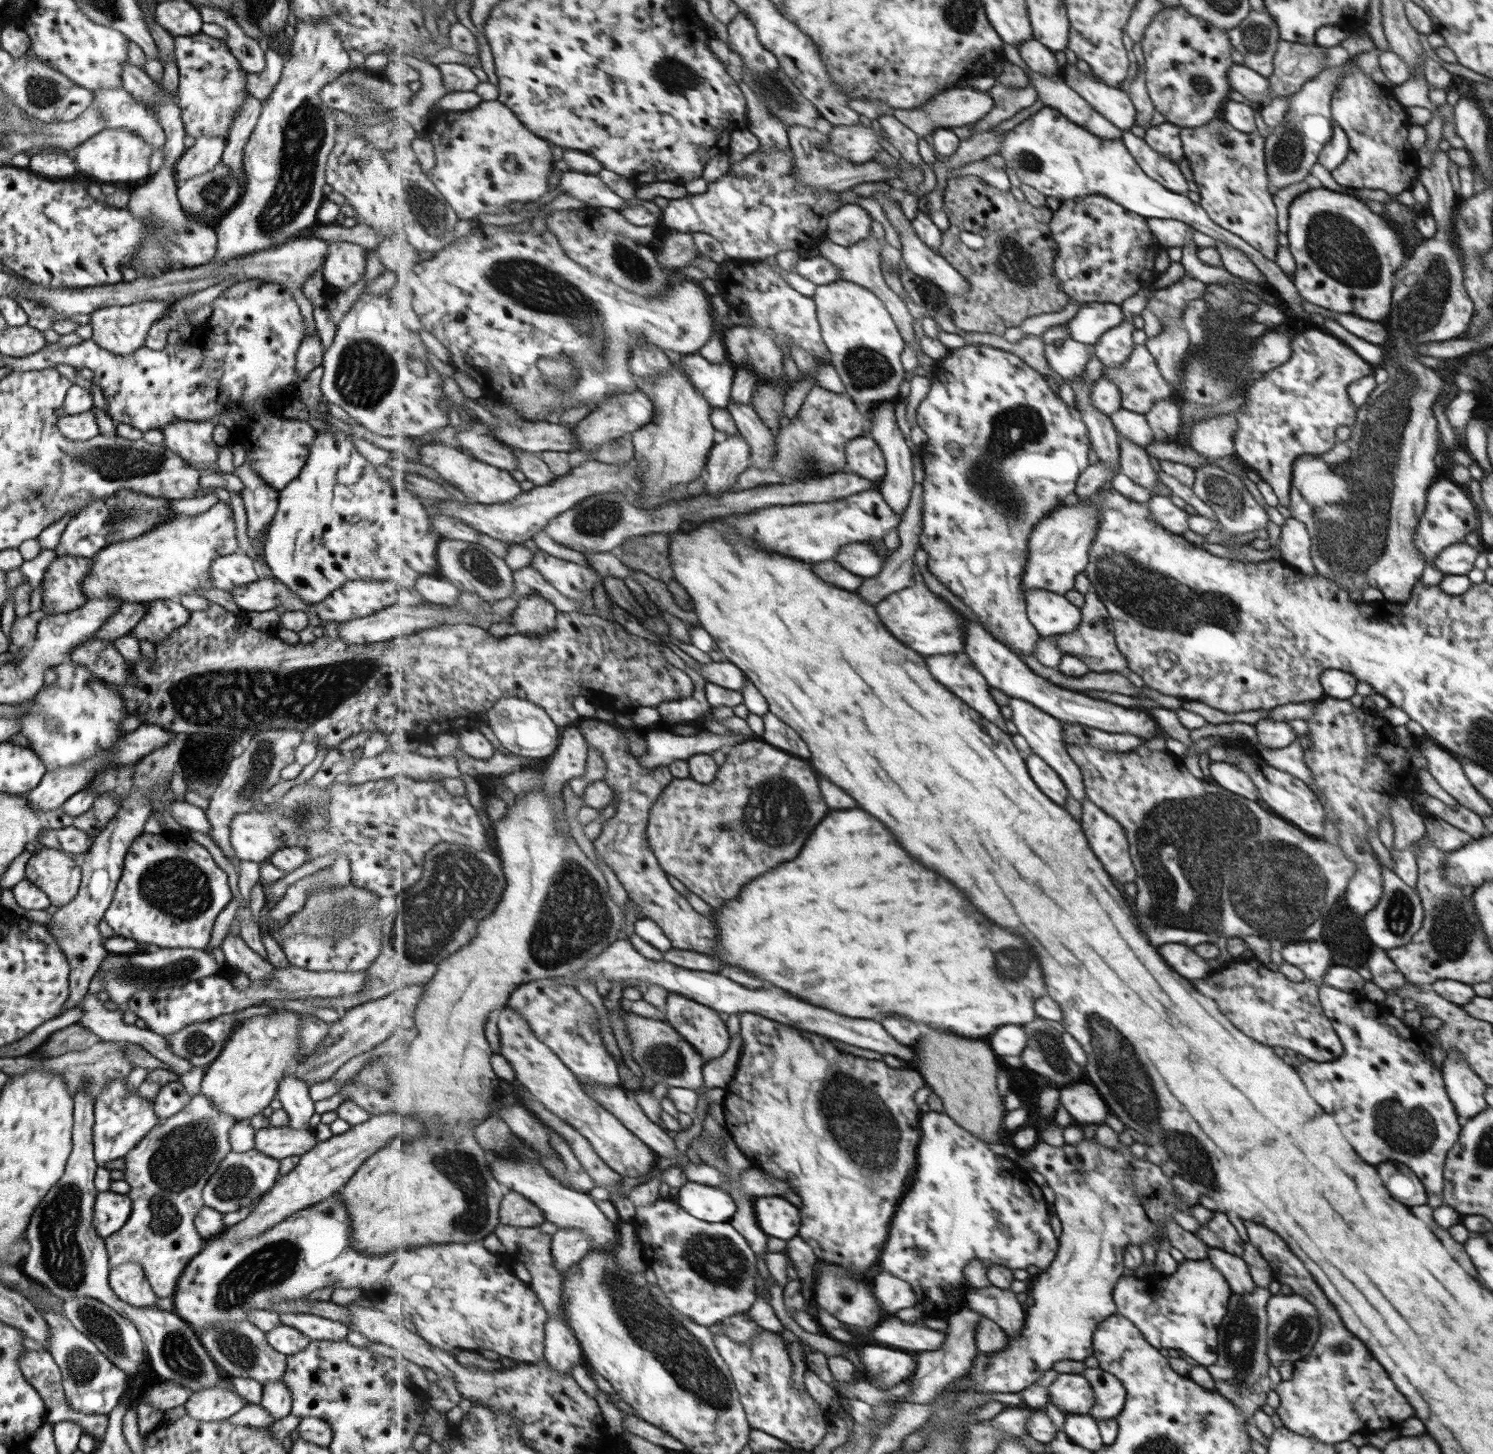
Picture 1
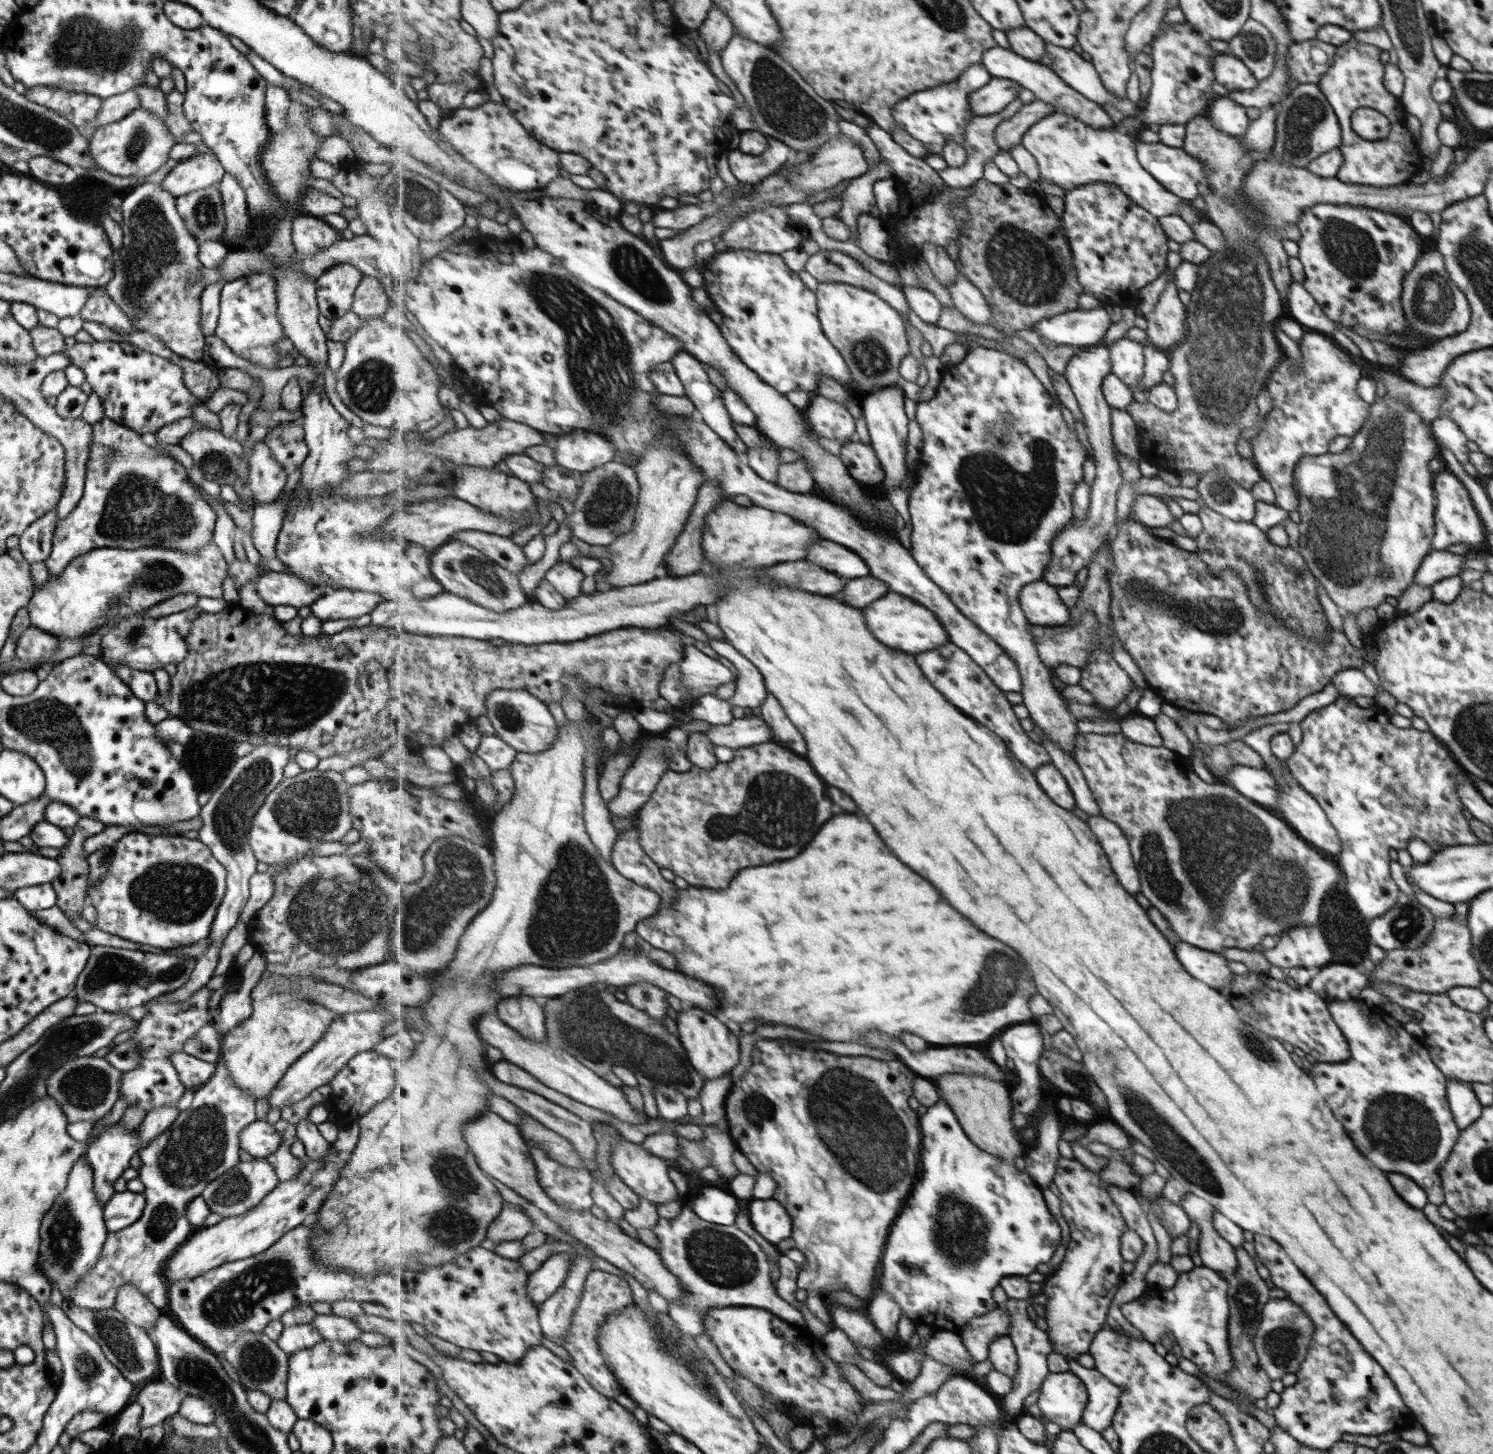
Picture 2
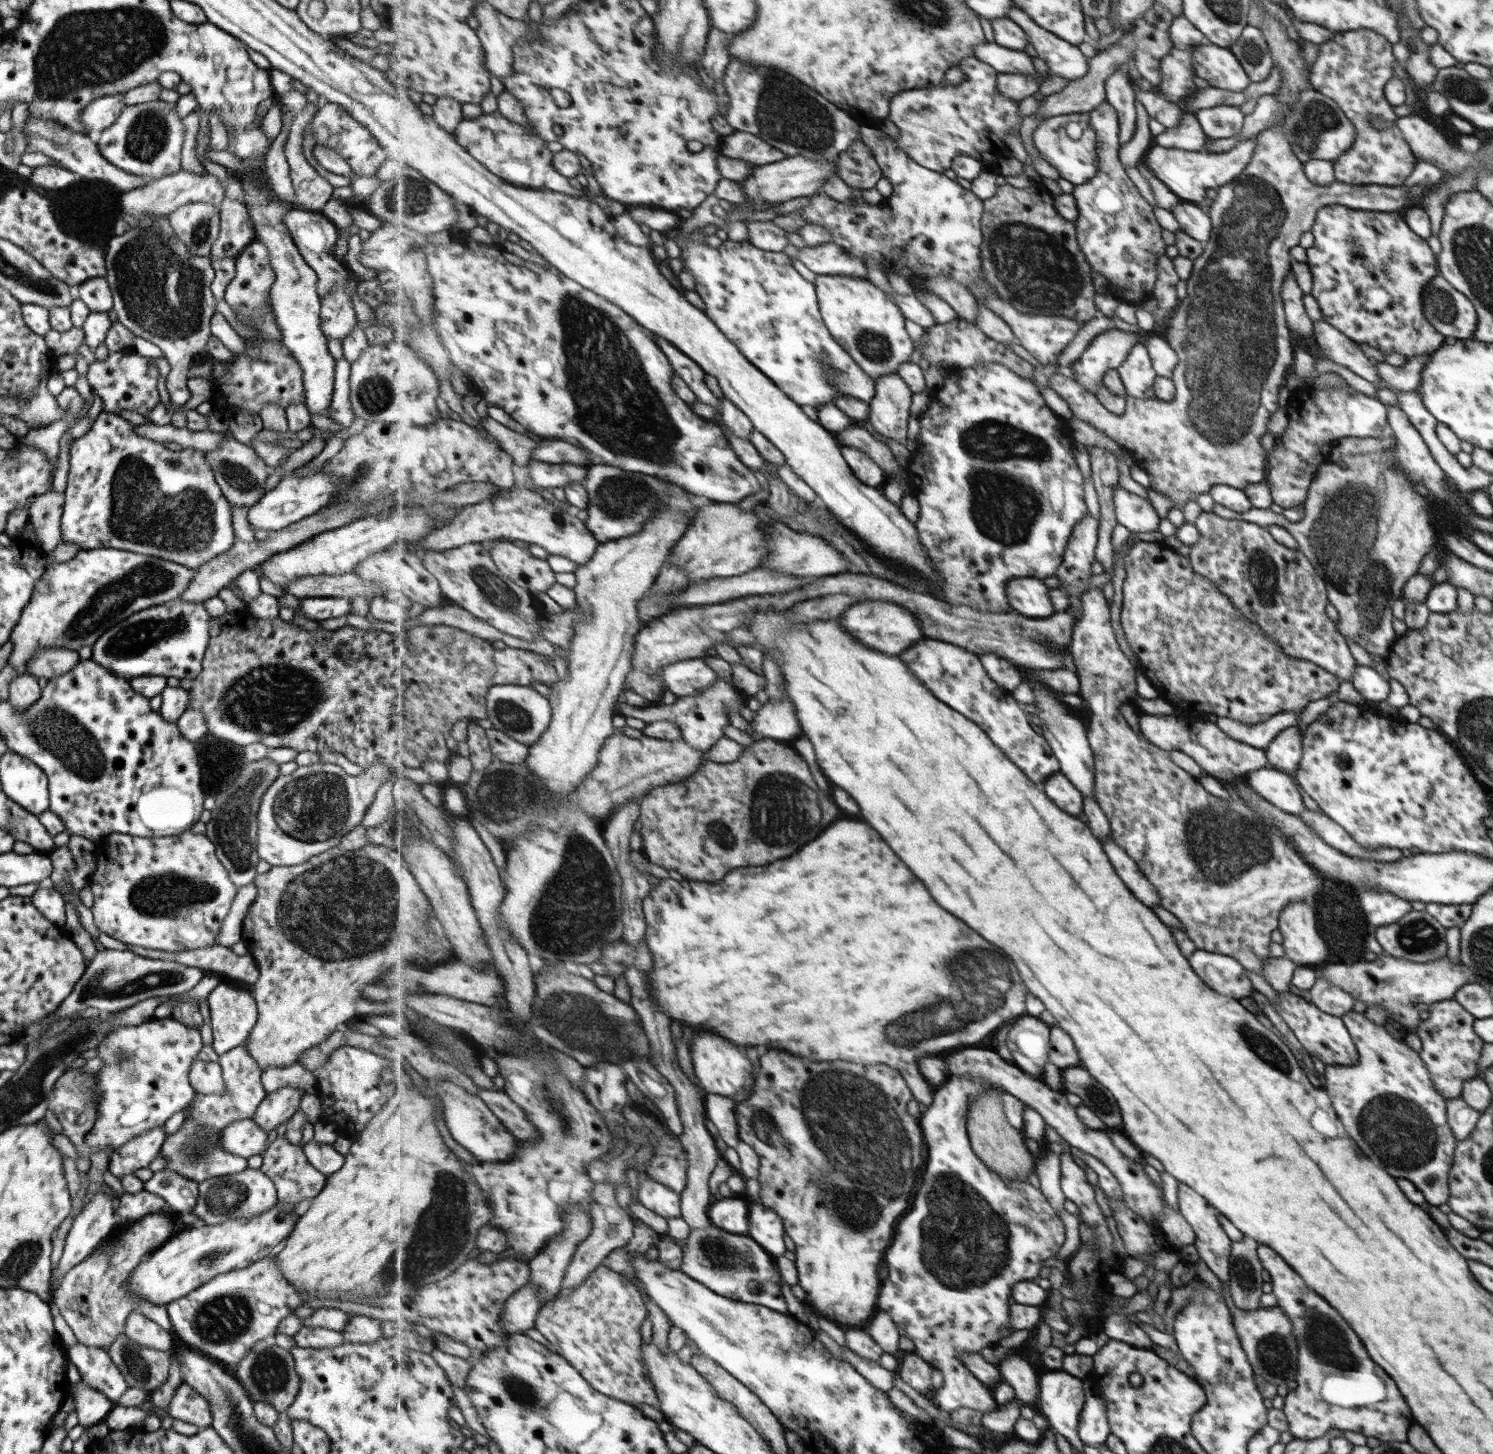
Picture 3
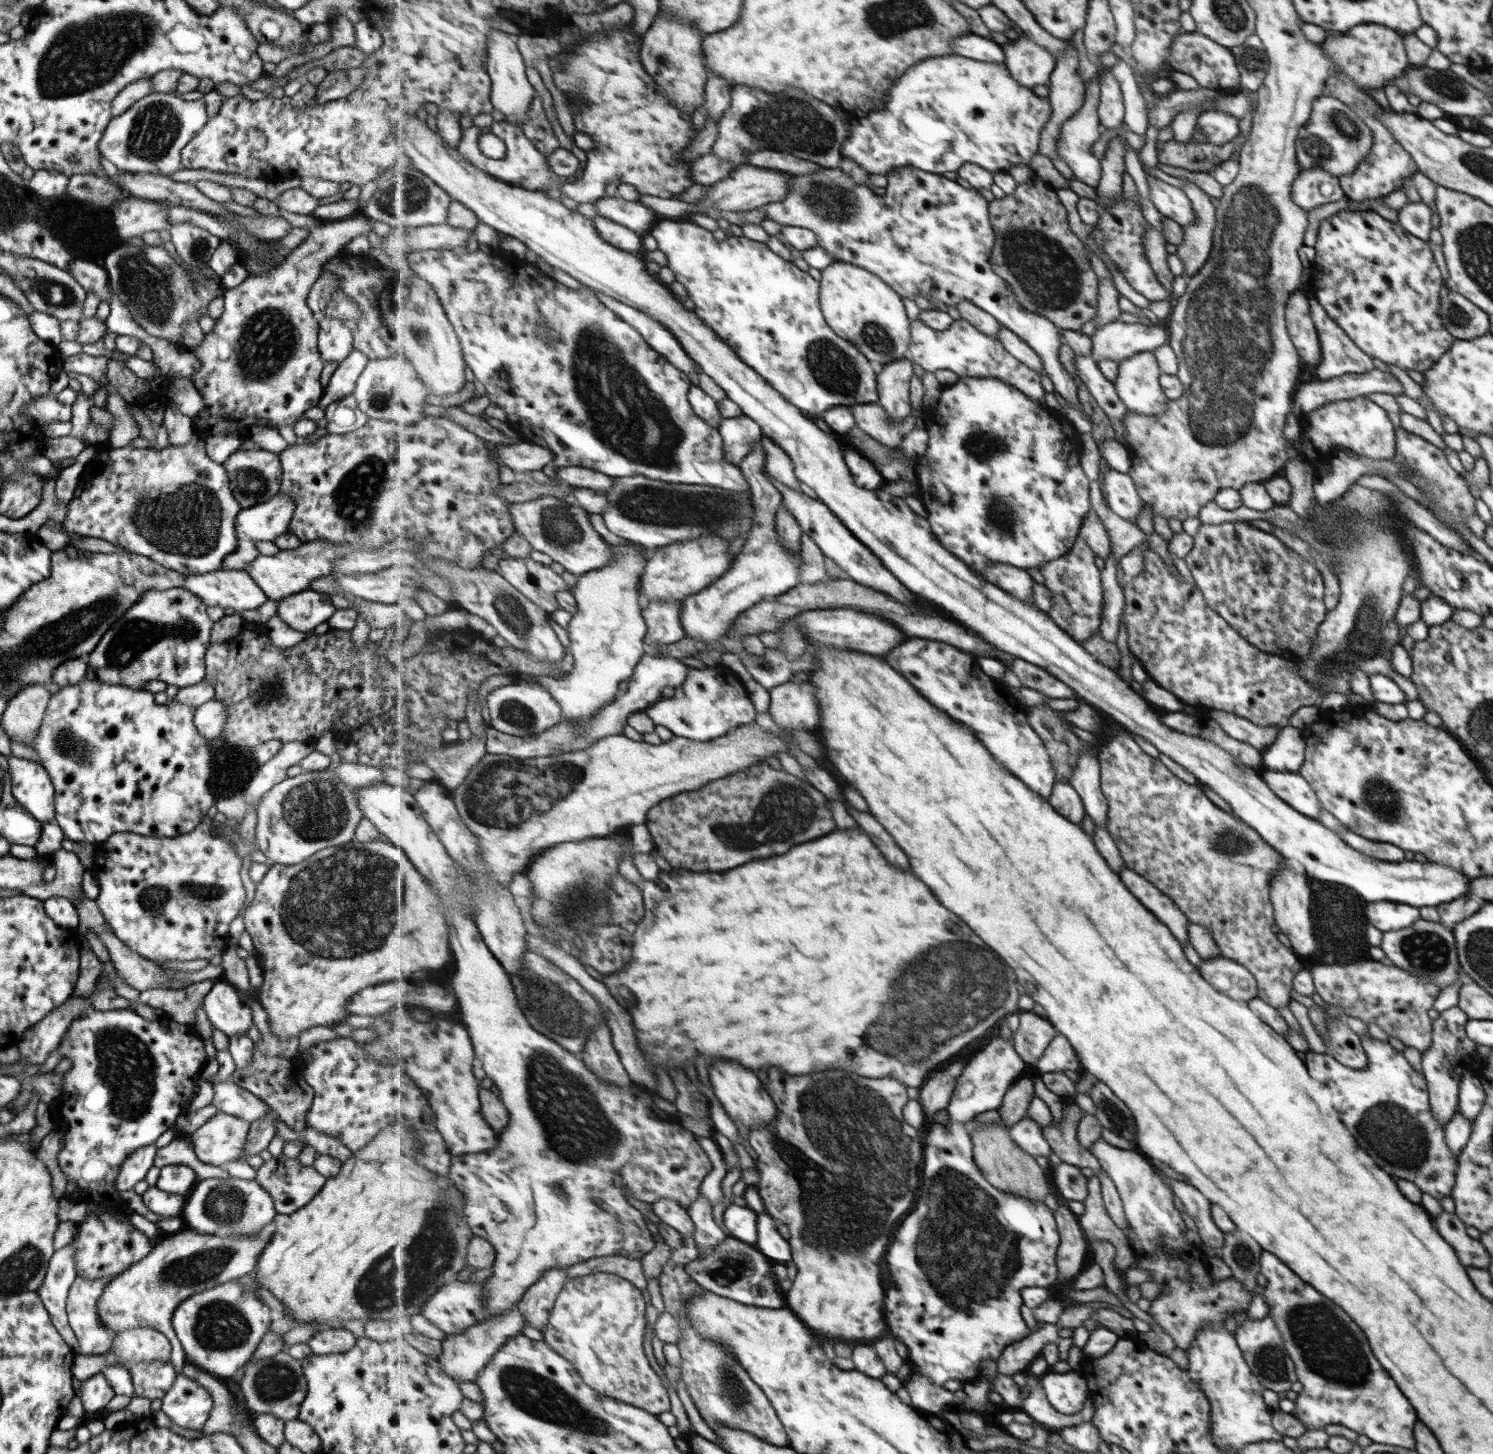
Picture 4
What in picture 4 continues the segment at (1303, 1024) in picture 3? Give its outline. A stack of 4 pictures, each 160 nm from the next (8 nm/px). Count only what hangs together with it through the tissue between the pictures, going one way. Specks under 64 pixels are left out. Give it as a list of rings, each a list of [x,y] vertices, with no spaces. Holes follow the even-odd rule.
[[[1343,1018],[1325,1019],[1324,1023],[1325,1039],[1323,1040],[1319,1035],[1325,1046],[1324,1053],[1332,1056],[1338,1064],[1346,1065],[1347,1068],[1358,1069],[1359,1071],[1365,1069],[1369,1061],[1362,1049],[1358,1034],[1351,1030]]]

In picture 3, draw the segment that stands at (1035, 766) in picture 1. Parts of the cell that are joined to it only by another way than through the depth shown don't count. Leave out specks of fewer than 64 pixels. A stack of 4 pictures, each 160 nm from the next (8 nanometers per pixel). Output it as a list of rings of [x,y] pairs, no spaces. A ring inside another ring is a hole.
[[[1061,771],[1047,778],[1042,787],[1047,796],[1050,796],[1051,800],[1058,804],[1060,809],[1070,813],[1071,816],[1075,816],[1082,811],[1083,794],[1067,780],[1066,776],[1063,776]]]

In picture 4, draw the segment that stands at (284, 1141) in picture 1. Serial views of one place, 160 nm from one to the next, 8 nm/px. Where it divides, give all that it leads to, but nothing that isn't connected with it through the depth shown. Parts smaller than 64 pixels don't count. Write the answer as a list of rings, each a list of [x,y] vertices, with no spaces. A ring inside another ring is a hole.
[[[219,1110],[191,1134],[193,1153],[201,1162],[218,1167],[235,1161],[243,1155],[249,1127],[235,1112]]]

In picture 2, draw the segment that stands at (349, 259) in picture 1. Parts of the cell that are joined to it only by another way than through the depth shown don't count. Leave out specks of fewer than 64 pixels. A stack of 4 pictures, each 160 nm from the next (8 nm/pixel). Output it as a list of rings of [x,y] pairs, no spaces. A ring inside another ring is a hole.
[[[347,263],[336,264],[323,271],[314,281],[320,314],[331,319],[350,310],[355,287],[362,276],[362,272]]]

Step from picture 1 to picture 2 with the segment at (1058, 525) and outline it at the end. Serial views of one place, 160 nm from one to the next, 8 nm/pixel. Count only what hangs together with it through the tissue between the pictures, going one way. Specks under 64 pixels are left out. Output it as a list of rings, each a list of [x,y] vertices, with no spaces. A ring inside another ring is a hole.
[[[1102,344],[1093,345],[1090,347],[1077,349],[1074,355],[1067,361],[1064,368],[1063,376],[1066,378],[1068,385],[1070,386],[1071,392],[1074,394],[1076,401],[1079,405],[1079,410],[1082,412],[1083,418],[1085,419],[1085,430],[1086,436],[1091,448],[1093,449],[1093,458],[1095,459],[1095,478],[1093,479],[1092,485],[1090,486],[1090,497],[1089,497],[1089,508],[1085,519],[1072,519],[1059,533],[1059,537],[1051,543],[1051,552],[1054,554],[1051,557],[1051,563],[1048,566],[1046,575],[1043,578],[1043,582],[1054,585],[1055,588],[1067,587],[1073,585],[1076,572],[1083,567],[1087,567],[1091,562],[1092,558],[1096,555],[1099,548],[1108,535],[1111,535],[1114,531],[1115,521],[1115,507],[1116,507],[1116,492],[1118,491],[1119,485],[1122,483],[1122,475],[1120,468],[1118,467],[1117,455],[1115,455],[1113,449],[1113,436],[1111,427],[1111,416],[1110,416],[1110,405],[1106,403],[1105,397],[1102,395],[1102,380],[1106,375],[1111,372],[1110,363],[1110,349]]]

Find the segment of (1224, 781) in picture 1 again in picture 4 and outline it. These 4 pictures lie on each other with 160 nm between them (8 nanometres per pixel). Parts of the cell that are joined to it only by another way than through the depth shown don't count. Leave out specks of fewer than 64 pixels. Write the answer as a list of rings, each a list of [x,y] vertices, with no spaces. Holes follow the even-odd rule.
[[[1261,769],[1262,779],[1291,808],[1316,820],[1321,806],[1309,783],[1298,772],[1275,772]]]

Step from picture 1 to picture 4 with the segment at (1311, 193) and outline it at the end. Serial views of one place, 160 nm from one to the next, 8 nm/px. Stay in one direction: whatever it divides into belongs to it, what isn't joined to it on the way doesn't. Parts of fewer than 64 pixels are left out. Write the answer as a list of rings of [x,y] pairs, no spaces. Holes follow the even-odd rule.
[[[1341,210],[1329,217],[1325,215],[1320,221],[1313,248],[1313,266],[1331,274],[1317,276],[1316,286],[1321,288],[1317,289],[1314,297],[1361,352],[1401,370],[1423,373],[1437,363],[1454,342],[1455,338],[1445,330],[1439,315],[1441,276],[1431,260],[1427,242],[1407,232],[1402,225],[1372,210]]]

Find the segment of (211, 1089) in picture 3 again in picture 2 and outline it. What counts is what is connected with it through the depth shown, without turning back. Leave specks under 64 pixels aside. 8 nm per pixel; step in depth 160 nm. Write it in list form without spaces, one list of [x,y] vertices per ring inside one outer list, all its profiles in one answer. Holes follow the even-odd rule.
[[[182,1051],[170,1055],[167,1062],[171,1062],[172,1068],[175,1068],[175,1072],[177,1072],[179,1082],[189,1093],[207,1083],[216,1068],[215,1063],[203,1062]]]

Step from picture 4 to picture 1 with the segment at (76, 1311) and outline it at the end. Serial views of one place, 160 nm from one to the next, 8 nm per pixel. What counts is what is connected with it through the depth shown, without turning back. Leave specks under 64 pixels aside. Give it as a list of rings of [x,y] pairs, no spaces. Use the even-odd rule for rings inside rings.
[[[191,1092],[188,1103],[179,1112],[163,1120],[157,1119],[158,1123],[150,1128],[147,1135],[123,1156],[125,1169],[121,1171],[129,1188],[125,1196],[131,1199],[132,1207],[125,1224],[104,1238],[109,1269],[133,1260],[143,1271],[156,1298],[172,1296],[183,1267],[205,1246],[205,1240],[195,1230],[193,1219],[203,1205],[202,1188],[229,1153],[227,1139],[236,1121],[235,1117],[216,1109],[201,1093]]]

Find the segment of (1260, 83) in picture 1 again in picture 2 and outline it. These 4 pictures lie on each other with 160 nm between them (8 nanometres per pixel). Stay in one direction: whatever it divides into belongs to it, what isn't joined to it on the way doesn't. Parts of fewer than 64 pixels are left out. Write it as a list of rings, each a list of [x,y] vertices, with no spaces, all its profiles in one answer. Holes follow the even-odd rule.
[[[1216,54],[1212,69],[1219,86],[1229,91],[1253,91],[1258,87],[1259,80],[1237,57],[1227,54]]]

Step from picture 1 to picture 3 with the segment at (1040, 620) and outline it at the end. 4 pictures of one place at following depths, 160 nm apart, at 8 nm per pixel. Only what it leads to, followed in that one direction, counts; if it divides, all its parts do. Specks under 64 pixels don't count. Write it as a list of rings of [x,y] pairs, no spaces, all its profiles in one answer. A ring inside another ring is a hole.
[[[1014,578],[1010,581],[1008,590],[1014,612],[1032,619],[1044,619],[1056,613],[1051,590],[1041,579]]]

